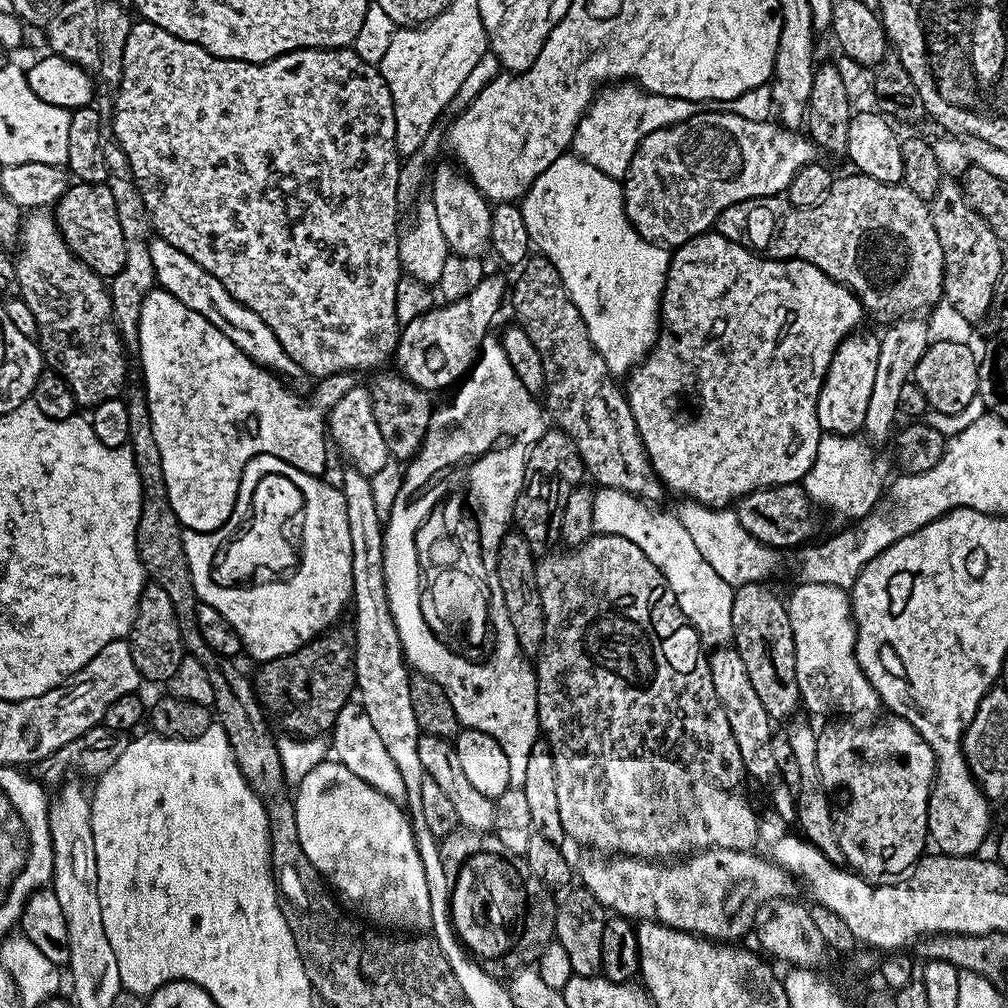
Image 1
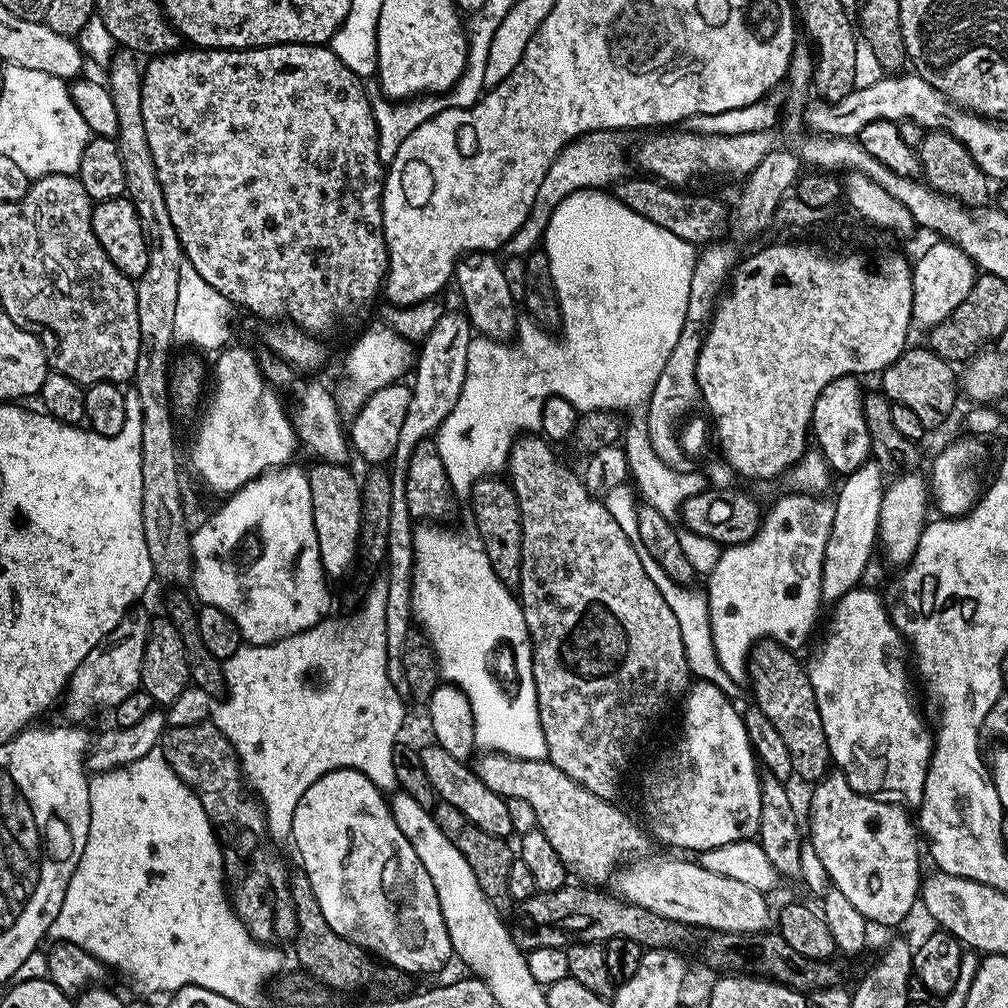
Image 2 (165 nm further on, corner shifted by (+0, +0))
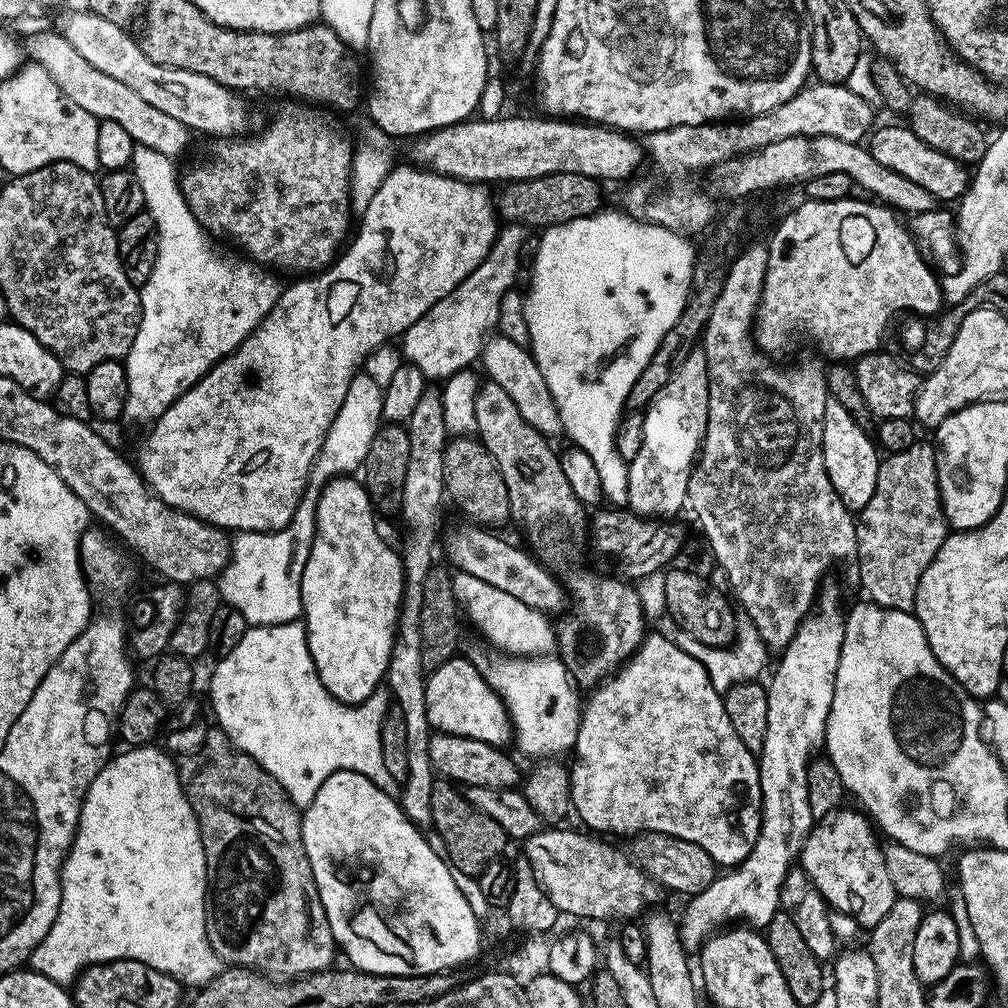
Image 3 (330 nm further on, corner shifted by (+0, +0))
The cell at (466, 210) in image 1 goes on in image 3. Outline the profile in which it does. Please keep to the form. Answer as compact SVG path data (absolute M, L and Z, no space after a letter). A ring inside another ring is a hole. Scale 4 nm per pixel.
M499 334L489 335L484 341L483 364L488 371L487 379L498 382L498 386L502 386L506 394L510 394L514 406L518 406L522 413L522 418L526 418L526 422L530 422L534 430L538 430L546 438L552 438L555 432L561 431L558 406L550 394L550 386L546 386L546 378L542 370L538 370L538 362L525 345Z

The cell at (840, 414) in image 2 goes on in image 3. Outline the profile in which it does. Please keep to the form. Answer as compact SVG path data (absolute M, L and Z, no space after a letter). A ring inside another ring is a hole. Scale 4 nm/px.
M829 399L824 415L822 442L824 443L826 474L830 478L834 490L840 495L840 501L850 510L865 508L874 494L874 486L878 482L878 470L882 459L873 437L865 429L860 428L858 422L854 422L854 418L846 410L846 406Z

